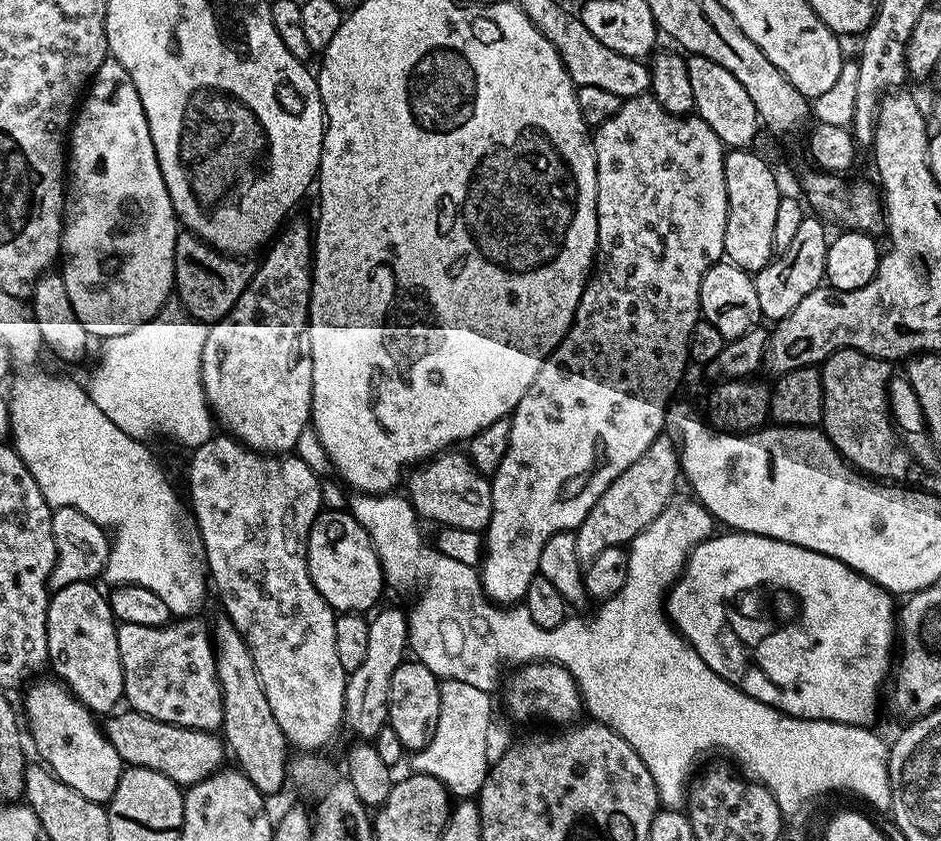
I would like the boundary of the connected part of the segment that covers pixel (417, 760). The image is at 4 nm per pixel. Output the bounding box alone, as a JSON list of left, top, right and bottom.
[409,680,493,797]

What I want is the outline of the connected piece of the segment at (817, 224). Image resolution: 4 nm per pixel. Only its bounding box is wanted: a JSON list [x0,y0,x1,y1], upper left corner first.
[755,214,830,322]

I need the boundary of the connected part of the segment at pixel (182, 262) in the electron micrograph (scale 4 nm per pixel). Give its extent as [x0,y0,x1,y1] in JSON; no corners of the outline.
[174,230,254,326]

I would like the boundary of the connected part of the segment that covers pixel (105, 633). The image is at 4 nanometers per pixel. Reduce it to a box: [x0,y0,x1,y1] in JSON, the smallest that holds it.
[46,580,124,714]

